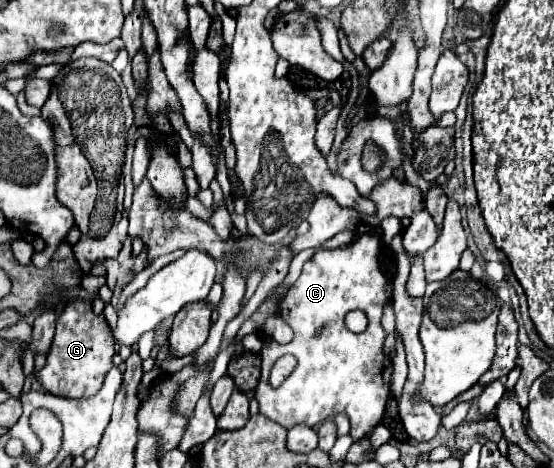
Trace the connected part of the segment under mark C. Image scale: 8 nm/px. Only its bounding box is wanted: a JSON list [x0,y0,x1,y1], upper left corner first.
[256,235,392,441]

